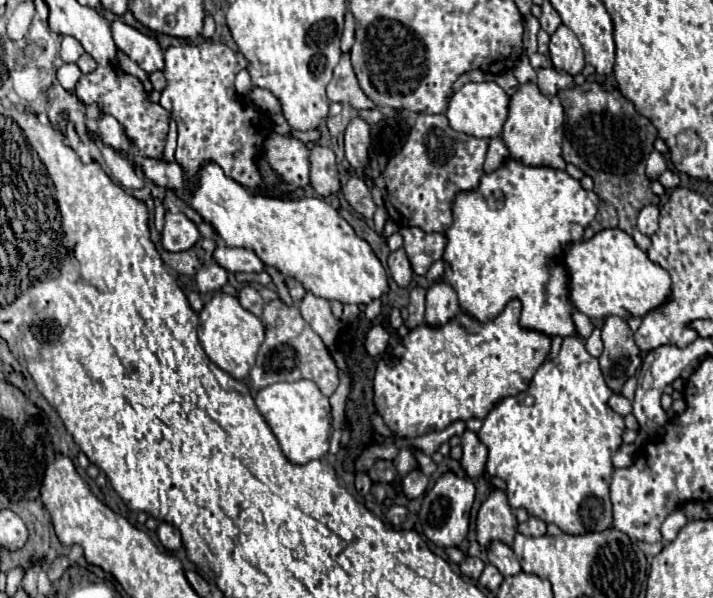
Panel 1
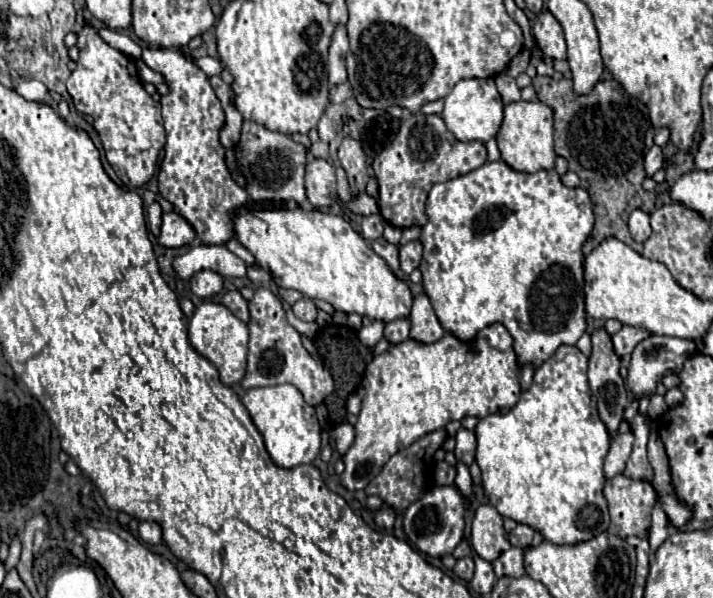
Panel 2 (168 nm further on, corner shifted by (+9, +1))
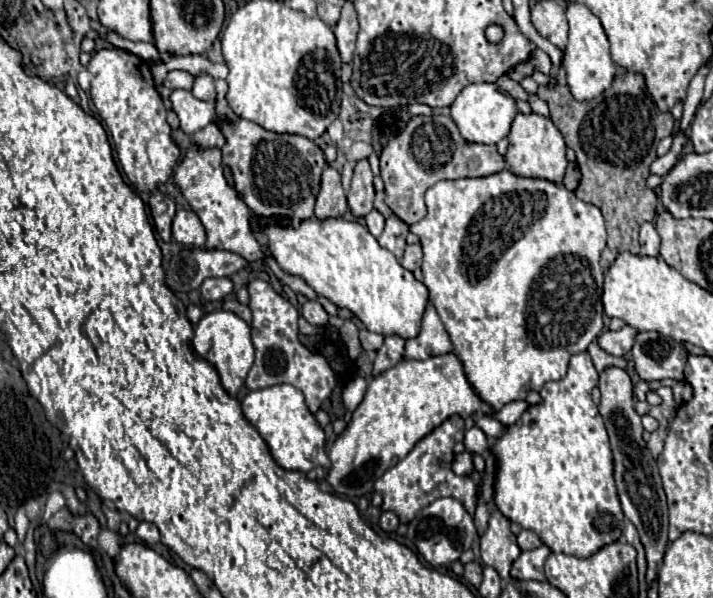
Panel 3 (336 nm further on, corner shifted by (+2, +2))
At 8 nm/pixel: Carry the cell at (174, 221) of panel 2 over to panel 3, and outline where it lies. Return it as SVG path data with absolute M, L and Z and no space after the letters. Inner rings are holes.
M178 210L172 222L172 238L184 246L202 248L206 242L206 232L200 218L192 210Z

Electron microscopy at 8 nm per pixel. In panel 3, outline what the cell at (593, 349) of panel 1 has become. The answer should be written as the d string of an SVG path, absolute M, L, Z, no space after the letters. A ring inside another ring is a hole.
M596 340L588 346L588 354L592 356L592 362L594 362L594 366L596 366L598 372L602 372L602 370L608 368L608 366L620 366L620 368L626 366L626 360L624 360L624 358L616 358L616 356L606 354L606 352L596 344Z

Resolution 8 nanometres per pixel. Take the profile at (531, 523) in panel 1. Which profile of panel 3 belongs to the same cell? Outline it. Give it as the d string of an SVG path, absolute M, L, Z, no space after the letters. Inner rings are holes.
M522 530L522 532L518 534L518 546L520 546L520 550L538 548L538 544L542 544L542 540L540 540L532 530Z

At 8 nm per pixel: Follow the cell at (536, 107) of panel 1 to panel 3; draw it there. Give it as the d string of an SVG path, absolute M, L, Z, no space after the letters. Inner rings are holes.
M518 112L514 122L512 122L512 130L508 134L508 152L504 156L508 168L518 174L518 176L528 176L528 178L544 178L544 180L552 180L556 184L562 184L564 178L564 170L566 170L566 144L562 134L558 132L558 128L554 126L554 122L546 116L540 114L522 114Z

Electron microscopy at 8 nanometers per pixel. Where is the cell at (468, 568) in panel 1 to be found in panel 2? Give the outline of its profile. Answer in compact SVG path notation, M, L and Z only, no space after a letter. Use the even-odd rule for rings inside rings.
M471 557L459 559L457 565L455 565L455 569L453 569L453 573L455 573L457 577L465 579L465 581L471 581L471 577L473 577L473 559L471 559Z

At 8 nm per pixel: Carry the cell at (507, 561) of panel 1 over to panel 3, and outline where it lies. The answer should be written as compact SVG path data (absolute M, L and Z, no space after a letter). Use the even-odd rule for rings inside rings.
M538 546L534 550L524 550L514 560L510 576L522 580L544 580L544 560L550 554L548 546Z

